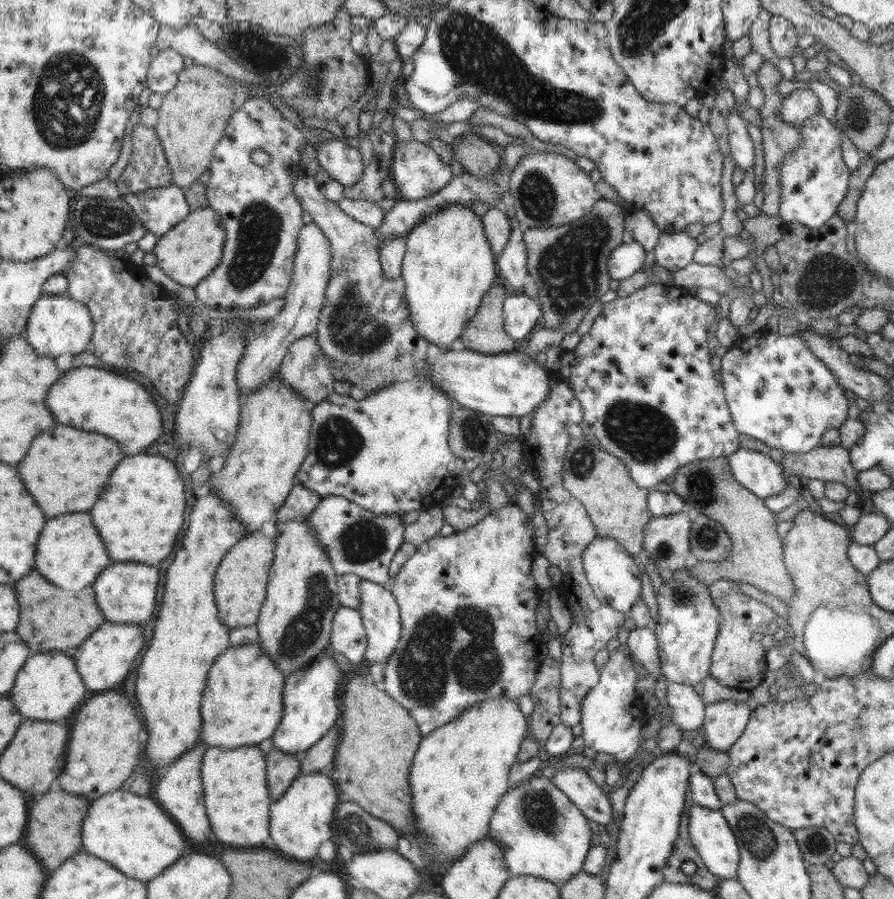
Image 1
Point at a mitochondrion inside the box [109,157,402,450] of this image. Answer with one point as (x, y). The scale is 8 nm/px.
(259, 228)

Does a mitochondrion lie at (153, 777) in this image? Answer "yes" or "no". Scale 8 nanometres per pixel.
no

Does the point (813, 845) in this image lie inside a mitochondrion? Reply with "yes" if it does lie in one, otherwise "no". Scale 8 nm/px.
yes

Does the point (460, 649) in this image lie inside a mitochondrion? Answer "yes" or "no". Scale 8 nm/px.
yes

